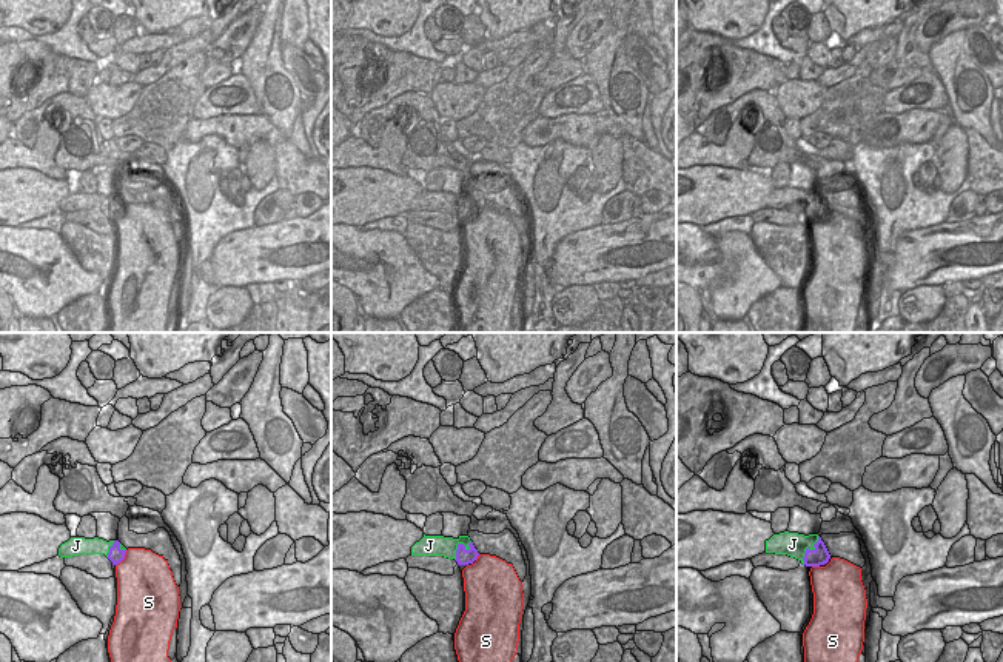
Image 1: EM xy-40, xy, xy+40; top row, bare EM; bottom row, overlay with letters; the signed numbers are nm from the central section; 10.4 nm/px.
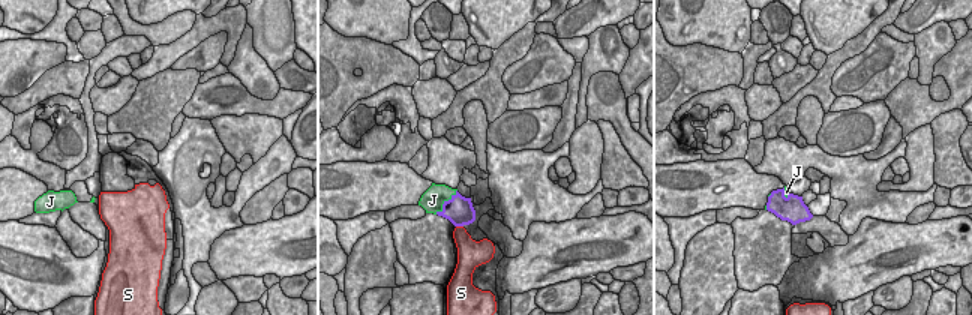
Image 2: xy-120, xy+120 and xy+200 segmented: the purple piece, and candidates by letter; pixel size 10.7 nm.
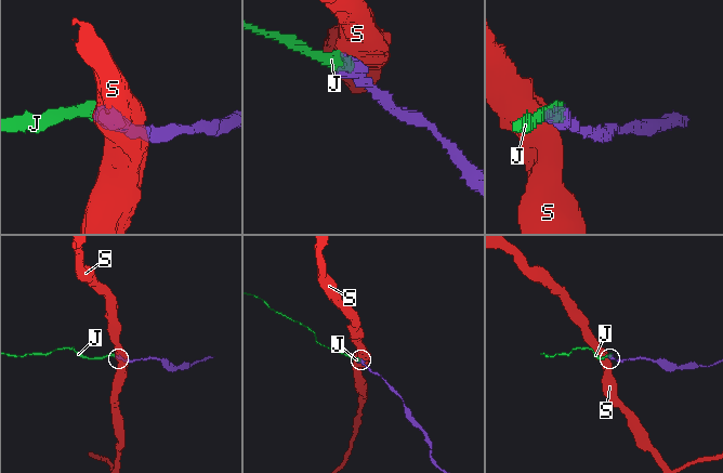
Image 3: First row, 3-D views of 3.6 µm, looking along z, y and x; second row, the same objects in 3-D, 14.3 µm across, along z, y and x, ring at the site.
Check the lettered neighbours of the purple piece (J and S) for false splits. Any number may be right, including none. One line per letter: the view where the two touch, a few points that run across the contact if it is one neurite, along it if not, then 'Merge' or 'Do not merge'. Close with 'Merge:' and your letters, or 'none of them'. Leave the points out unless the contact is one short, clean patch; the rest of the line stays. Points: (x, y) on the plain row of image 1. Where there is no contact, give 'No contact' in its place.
J: Touches purple in xy+40. Merge
S: Touches purple in xy-40. Do not merge
Merge: J

